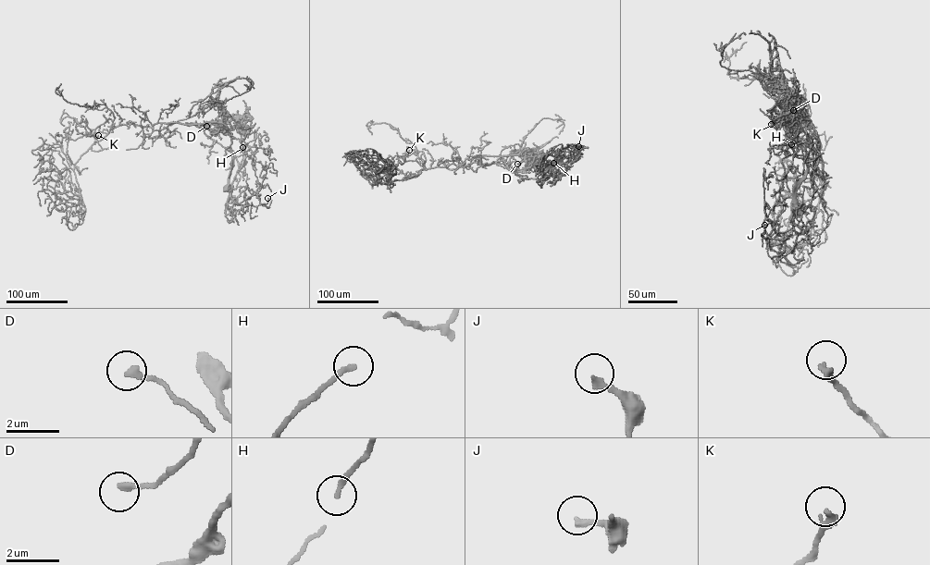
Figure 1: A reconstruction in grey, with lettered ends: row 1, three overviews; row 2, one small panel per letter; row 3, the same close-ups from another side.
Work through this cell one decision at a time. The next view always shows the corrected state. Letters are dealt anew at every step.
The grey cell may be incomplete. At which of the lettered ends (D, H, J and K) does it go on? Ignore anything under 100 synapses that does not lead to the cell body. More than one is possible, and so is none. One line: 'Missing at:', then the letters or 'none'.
Missing at: none

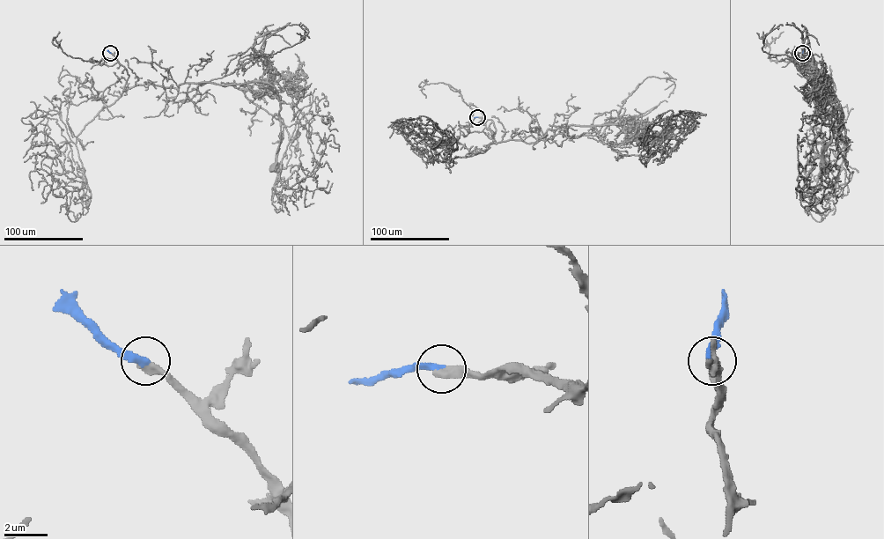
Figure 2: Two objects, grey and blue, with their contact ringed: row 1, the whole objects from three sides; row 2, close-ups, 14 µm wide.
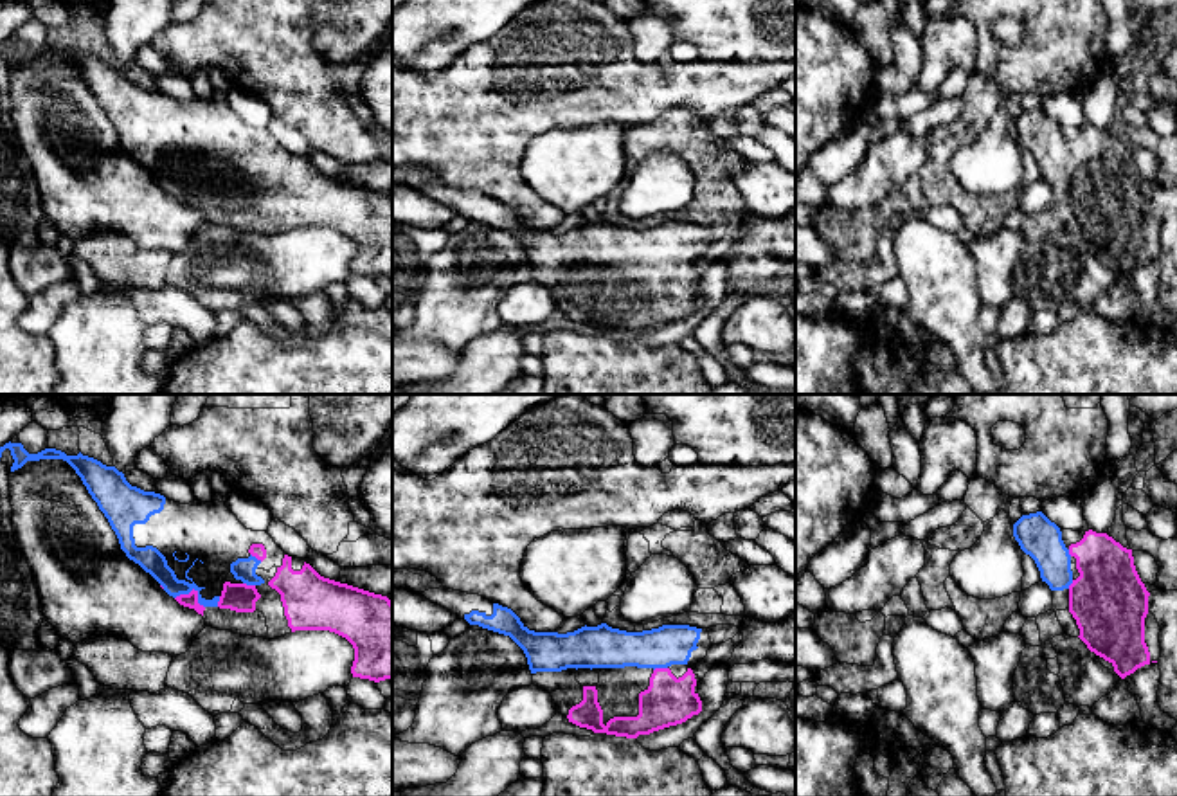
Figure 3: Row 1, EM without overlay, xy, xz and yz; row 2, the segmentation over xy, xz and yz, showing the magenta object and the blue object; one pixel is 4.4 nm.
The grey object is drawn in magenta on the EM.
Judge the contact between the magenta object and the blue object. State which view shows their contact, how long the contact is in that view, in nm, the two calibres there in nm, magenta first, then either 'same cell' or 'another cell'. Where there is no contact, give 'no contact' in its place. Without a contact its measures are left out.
meets magenta in xy; contact 140 nm long; 70 nm thick on the magenta side, 110 nm on the other; same cell

